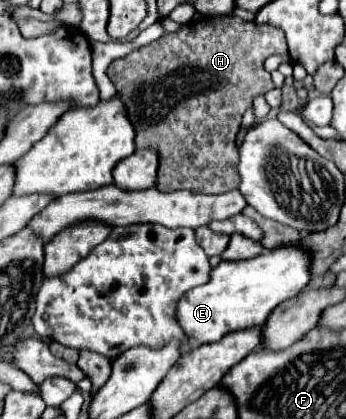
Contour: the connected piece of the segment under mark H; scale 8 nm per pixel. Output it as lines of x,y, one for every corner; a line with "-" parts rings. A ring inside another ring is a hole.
212,16
192,20
184,24
180,32
162,36
148,46
110,62
106,76
114,82
120,100
124,100
128,118
136,128
136,150
150,148
158,154
158,190
224,194
238,188
236,134
252,100
274,88
270,74
264,70
264,60
272,54
286,54
286,38
280,28
246,22
238,16

